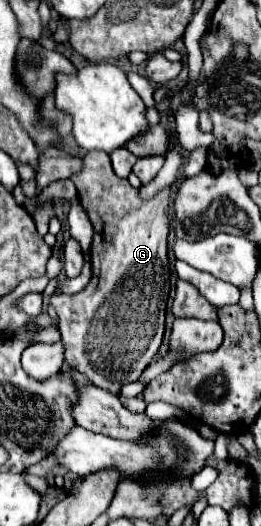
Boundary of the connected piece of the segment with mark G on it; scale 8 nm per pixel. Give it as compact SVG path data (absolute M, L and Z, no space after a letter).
M91 150L83 156L81 172L73 174L71 180L77 186L83 208L87 210L91 224L95 228L93 244L91 244L91 262L93 262L93 278L85 290L79 294L53 294L51 304L59 316L59 332L61 342L65 346L65 362L87 376L87 380L111 394L119 394L123 384L137 380L143 370L149 366L153 356L159 352L163 342L165 328L165 306L169 298L169 258L167 258L167 234L169 234L169 218L167 218L167 202L169 188L161 190L149 202L141 202L137 190L115 176L111 168L111 160L107 152Z

